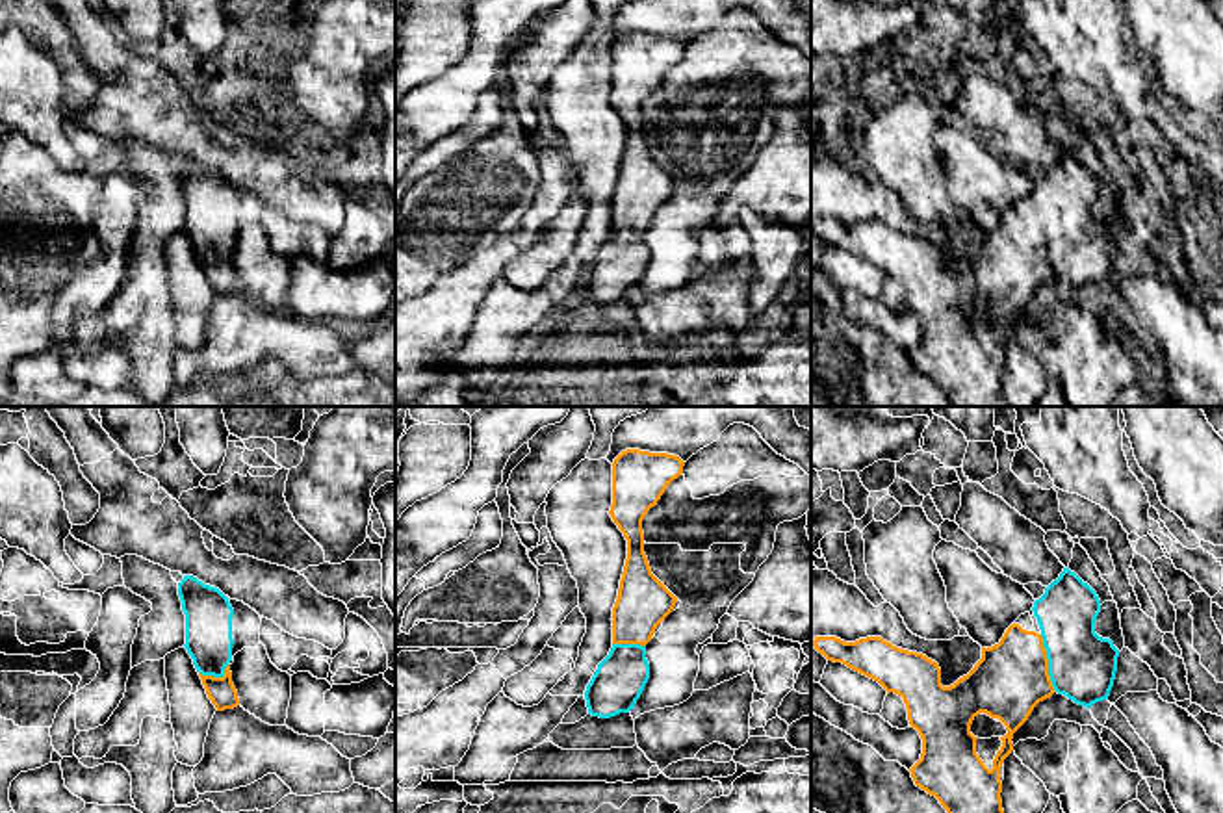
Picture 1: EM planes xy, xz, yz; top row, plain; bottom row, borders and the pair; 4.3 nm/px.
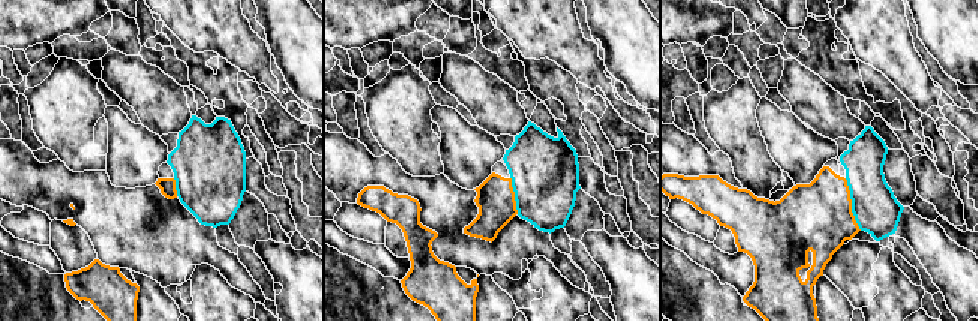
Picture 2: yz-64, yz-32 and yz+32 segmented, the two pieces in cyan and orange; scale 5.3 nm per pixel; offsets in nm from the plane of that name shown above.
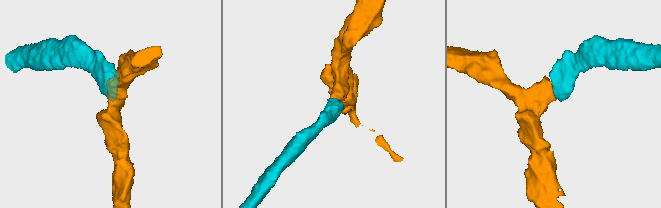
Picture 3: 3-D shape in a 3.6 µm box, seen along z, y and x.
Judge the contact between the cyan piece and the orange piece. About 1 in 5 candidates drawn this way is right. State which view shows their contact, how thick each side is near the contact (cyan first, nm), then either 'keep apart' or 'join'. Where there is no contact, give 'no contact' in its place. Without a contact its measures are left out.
contact in yz; calibres 300 and 320 nm; join

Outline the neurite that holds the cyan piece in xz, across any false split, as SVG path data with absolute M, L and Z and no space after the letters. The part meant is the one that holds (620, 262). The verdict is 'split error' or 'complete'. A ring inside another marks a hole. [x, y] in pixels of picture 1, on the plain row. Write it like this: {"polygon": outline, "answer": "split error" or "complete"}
{"polygon": "M625 33L612 46L609 98L627 124L627 143L612 191L612 232L585 275L592 301L629 297L650 264L646 228L677 182L651 158L642 104L683 50L676 39L640 33Z", "answer": "split error"}

